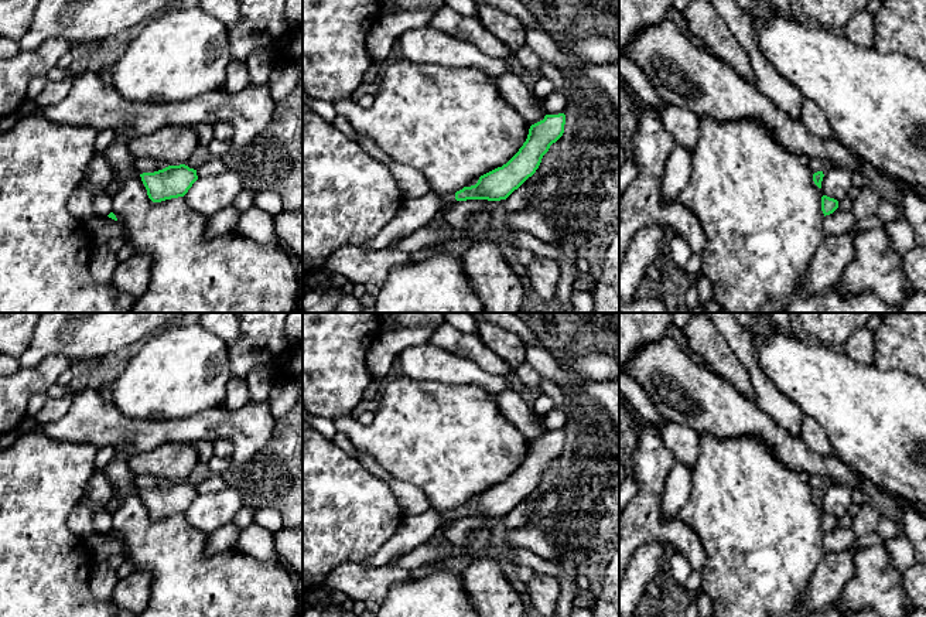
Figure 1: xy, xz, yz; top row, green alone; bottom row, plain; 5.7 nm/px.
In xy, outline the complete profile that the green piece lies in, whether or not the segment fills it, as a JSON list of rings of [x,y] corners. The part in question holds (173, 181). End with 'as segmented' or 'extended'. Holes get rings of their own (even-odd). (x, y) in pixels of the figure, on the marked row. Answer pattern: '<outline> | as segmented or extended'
[[[185,164],[168,166],[154,173],[143,173],[140,177],[153,202],[184,197],[198,180],[197,170]]] | as segmented

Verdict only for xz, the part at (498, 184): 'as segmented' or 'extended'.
extended

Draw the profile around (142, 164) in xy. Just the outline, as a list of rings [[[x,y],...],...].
[[[136,158],[134,166],[139,171],[154,173],[154,171],[158,171],[163,164],[151,158]]]

